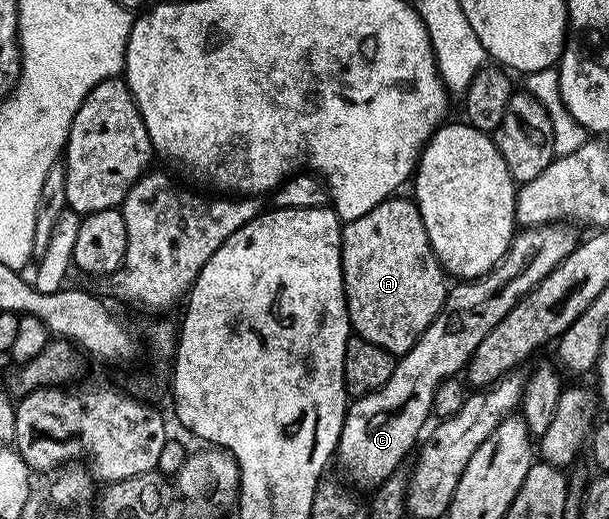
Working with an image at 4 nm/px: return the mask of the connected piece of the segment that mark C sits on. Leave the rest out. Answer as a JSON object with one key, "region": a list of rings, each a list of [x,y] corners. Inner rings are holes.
{"region":[[[564,223],[526,227],[513,236],[509,252],[486,275],[458,282],[448,288],[440,313],[427,325],[410,351],[397,359],[391,377],[379,389],[354,398],[348,404],[337,442],[338,463],[361,487],[376,489],[387,477],[398,474],[407,451],[422,438],[425,422],[431,419],[433,394],[442,380],[464,372],[483,337],[511,313],[519,300],[559,261],[568,257],[579,242],[578,228]],[[461,371],[461,372],[457,372]],[[418,438],[418,439],[417,439]]]}

